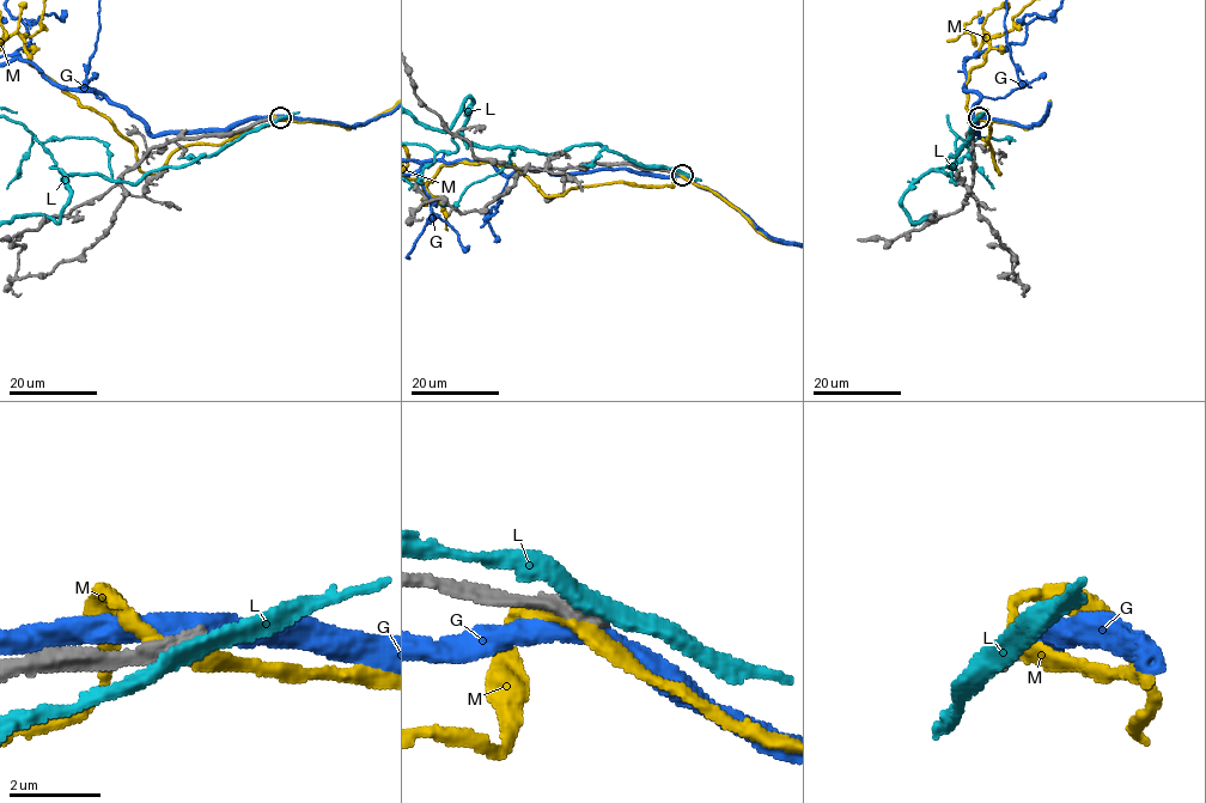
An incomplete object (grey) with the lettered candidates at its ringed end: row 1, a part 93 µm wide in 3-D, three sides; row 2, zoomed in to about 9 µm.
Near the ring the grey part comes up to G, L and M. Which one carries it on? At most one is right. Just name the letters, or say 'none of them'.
none of them

